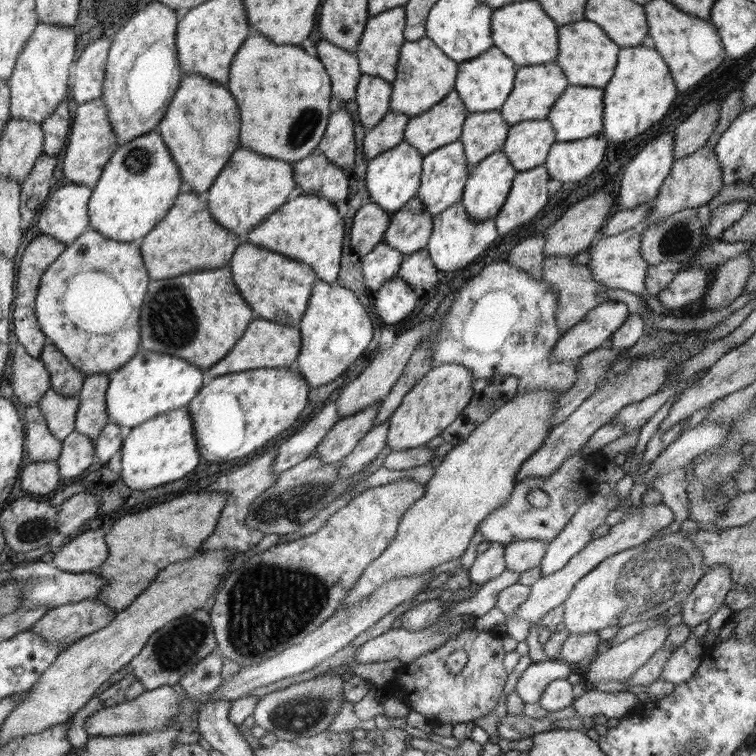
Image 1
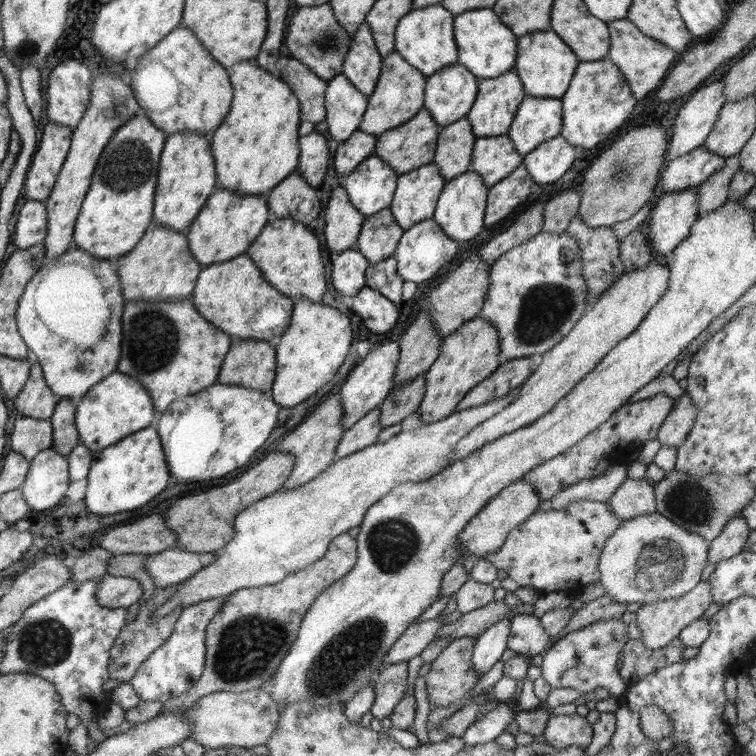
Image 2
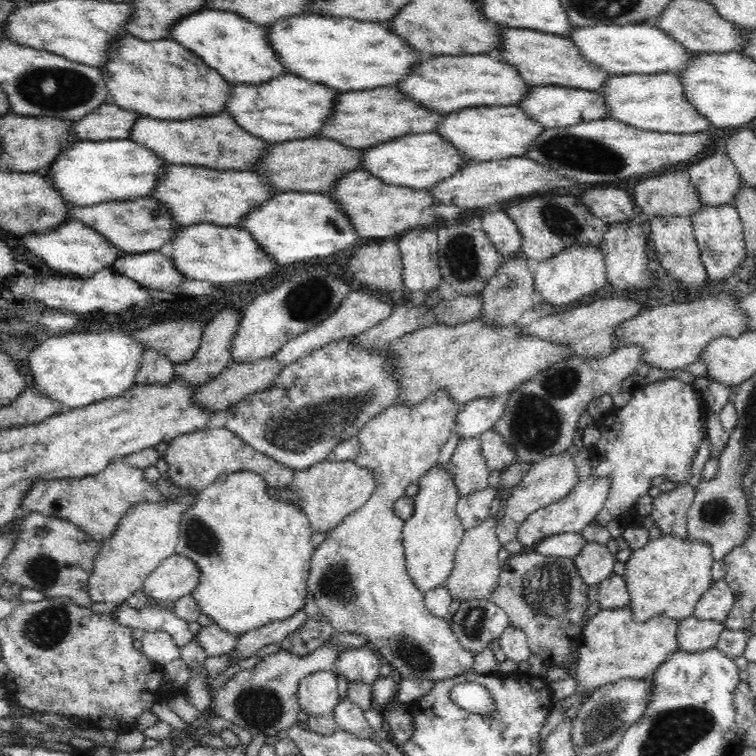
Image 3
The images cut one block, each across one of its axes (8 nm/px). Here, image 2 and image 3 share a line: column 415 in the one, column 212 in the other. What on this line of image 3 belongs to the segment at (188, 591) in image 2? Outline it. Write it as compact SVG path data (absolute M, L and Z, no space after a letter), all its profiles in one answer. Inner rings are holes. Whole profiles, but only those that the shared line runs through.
M206 427L196 432L176 436L168 443L165 454L168 479L176 488L188 489L194 493L200 493L204 488L210 487L210 484L221 475L241 471L258 473L266 481L268 488L284 489L293 482L295 473L290 468L276 463L276 460L271 460L270 457L254 450L226 427L214 429Z

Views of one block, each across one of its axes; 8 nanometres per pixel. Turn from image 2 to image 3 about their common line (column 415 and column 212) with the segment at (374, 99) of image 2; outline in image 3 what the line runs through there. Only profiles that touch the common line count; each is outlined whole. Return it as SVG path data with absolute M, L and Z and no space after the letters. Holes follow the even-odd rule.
M132 35L120 37L111 45L106 64L100 66L104 71L110 102L114 105L126 111L139 113L141 116L161 120L189 120L227 112L226 102L230 100L230 83L194 52L170 39L146 41Z

